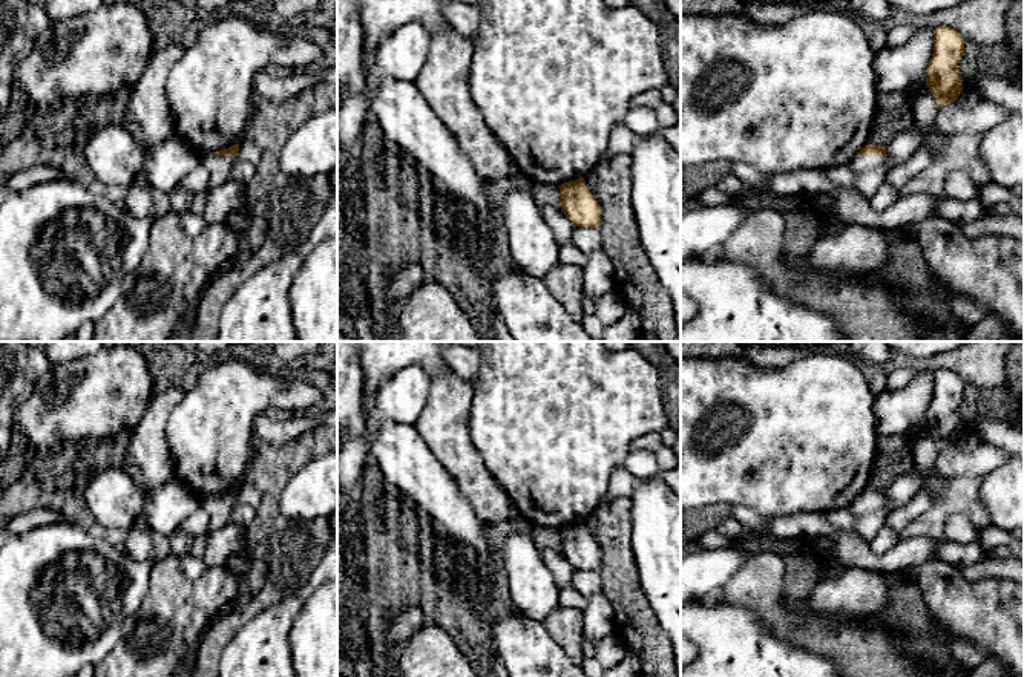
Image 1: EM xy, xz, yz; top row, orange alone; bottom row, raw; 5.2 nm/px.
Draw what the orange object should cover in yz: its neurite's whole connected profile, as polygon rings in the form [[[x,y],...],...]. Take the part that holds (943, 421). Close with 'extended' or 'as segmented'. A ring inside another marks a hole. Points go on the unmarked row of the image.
[[[953,371],[934,372],[934,397],[926,414],[926,429],[938,450],[955,446],[963,433],[958,407],[964,388],[964,381]]]; as segmented

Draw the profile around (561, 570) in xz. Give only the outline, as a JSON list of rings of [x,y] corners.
[[[543,548],[541,551],[543,562],[550,570],[556,585],[561,588],[572,587],[572,565],[566,561],[561,550]]]

